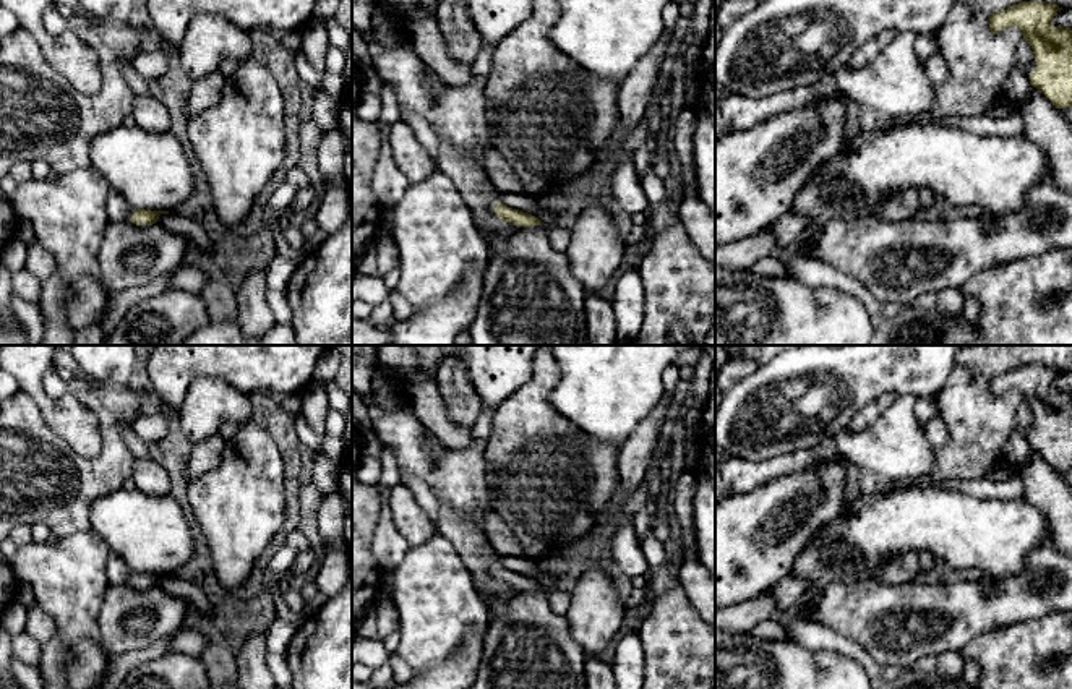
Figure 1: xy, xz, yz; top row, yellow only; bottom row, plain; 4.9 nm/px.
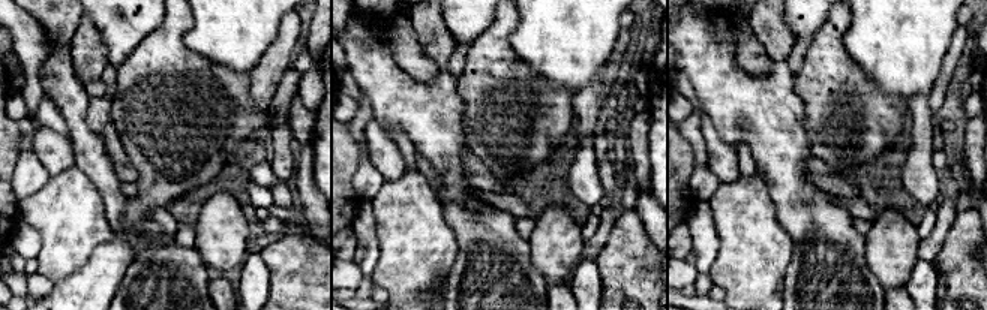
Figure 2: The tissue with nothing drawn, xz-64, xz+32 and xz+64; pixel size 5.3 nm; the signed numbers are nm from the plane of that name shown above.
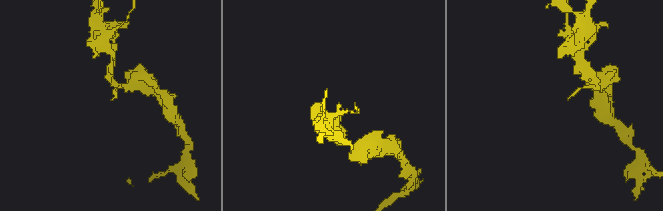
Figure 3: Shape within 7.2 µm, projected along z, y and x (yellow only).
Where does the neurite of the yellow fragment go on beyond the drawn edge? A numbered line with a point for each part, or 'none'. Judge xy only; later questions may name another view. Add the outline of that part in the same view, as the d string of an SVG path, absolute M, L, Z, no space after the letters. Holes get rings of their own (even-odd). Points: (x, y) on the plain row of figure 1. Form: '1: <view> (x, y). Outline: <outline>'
1: xy (117, 571). Outline: M115 553L109 556L105 574L110 585L130 584L133 577L133 571Z

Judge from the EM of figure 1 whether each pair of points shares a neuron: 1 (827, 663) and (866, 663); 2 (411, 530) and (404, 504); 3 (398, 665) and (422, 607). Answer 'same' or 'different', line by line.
1: different
2: same
3: different

